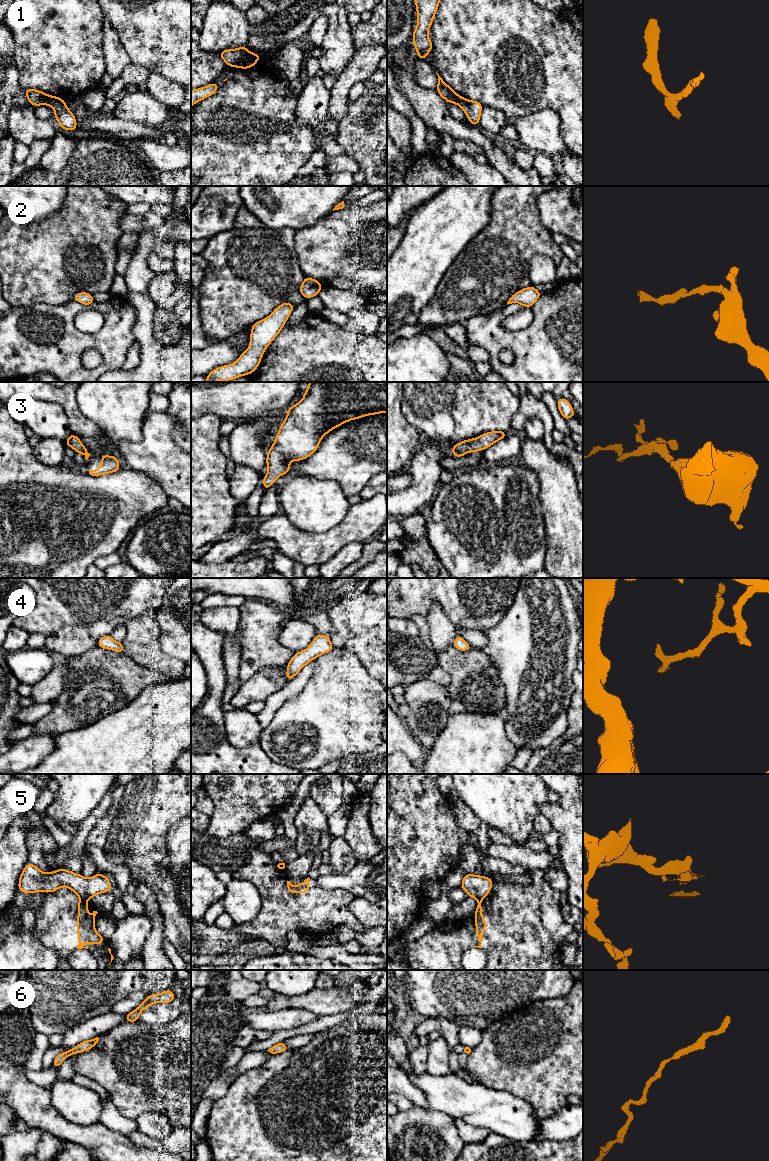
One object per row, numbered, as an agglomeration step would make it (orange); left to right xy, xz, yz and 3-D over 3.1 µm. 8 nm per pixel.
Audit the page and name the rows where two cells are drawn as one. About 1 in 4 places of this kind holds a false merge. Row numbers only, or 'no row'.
1, 5

